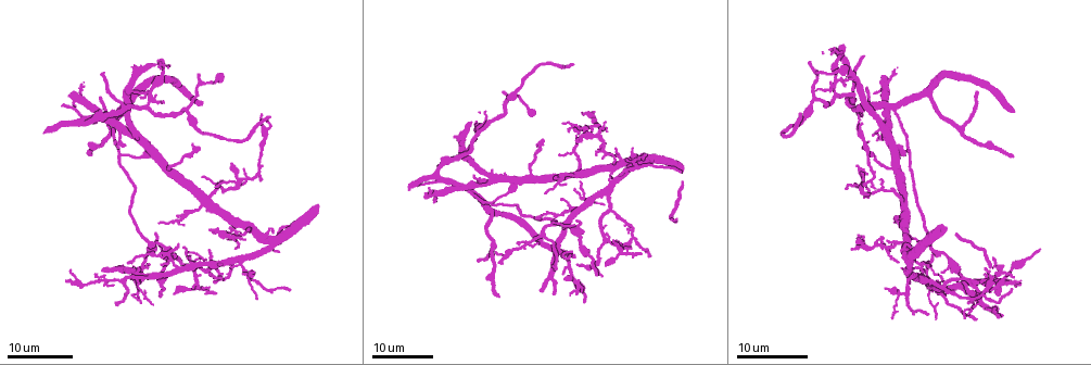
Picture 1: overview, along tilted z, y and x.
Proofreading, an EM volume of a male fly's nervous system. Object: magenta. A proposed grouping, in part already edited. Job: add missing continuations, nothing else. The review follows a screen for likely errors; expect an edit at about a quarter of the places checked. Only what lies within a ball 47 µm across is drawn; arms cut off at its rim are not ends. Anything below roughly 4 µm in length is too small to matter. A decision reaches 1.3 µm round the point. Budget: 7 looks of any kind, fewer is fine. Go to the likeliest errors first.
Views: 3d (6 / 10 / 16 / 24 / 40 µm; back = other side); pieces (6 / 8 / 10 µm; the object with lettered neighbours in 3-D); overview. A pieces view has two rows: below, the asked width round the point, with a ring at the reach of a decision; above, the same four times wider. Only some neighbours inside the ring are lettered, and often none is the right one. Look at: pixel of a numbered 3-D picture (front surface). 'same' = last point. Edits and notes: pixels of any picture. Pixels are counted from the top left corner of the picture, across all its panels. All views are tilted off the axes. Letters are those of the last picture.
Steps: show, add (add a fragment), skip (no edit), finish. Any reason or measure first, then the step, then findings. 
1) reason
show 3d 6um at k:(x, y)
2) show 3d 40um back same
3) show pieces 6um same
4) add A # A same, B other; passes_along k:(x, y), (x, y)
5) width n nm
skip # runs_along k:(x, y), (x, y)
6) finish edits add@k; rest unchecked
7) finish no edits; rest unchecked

tapers out
show 3d 16um at 1:(177, 245)

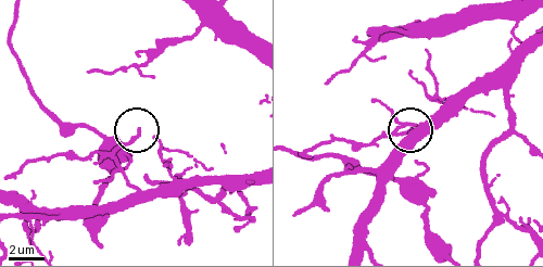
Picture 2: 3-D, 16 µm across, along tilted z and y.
see the neighbours
show pieces 6um at 2:(137, 128)

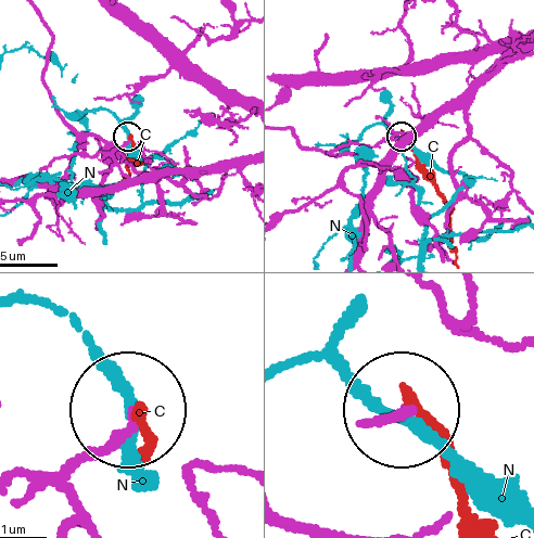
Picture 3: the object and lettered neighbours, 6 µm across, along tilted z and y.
skip # C other, N other; runs_along 3:(91, 523), (75, 474), (132, 408); none of them fits

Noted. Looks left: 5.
branch stops here
show 3d 24um at 1:(994, 259)

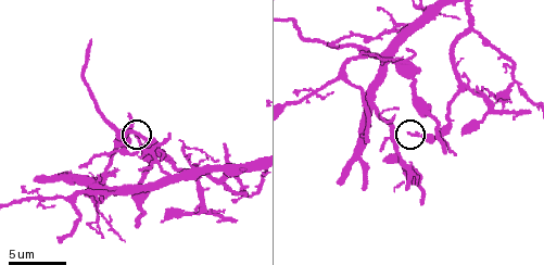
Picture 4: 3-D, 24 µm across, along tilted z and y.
what lies round it
show pieces 10um at 4:(408, 132)

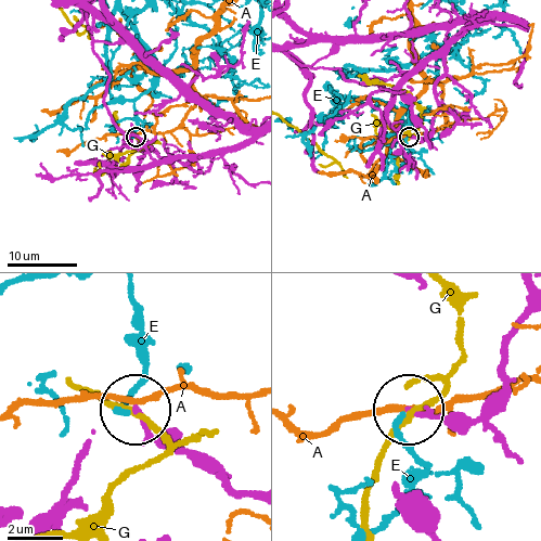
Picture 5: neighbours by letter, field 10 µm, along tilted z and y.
skip # A other, E other, G other; runs_along 5:(527, 301), (498, 398), (464, 419), (409, 413); no lettered fragment goes on from it

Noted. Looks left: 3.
free end
show 3d 24um at 1:(859, 168)

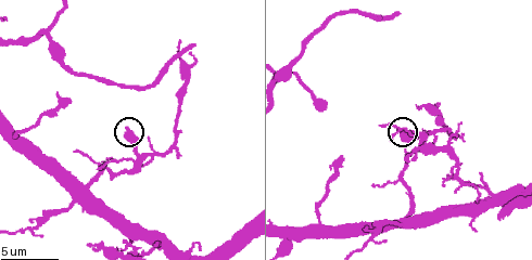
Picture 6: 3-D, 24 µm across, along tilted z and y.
show pieces 10um at 6:(125, 129)

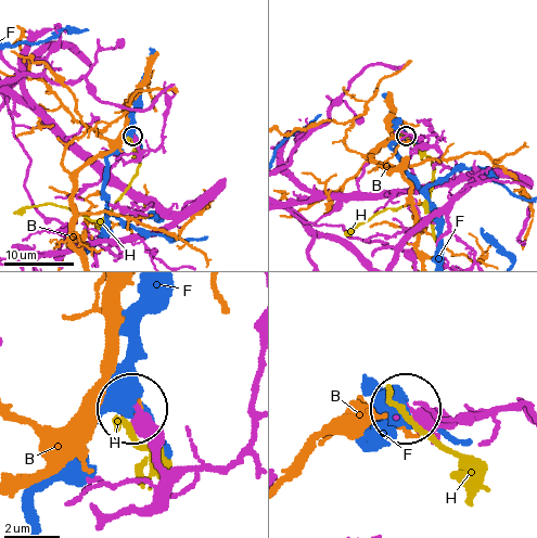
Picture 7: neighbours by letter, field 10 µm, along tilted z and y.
skip # B other, F other, H other; runs_along 7:(464, 421), (406, 411); none of them fits

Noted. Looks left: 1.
finish no edits; rest unchecked

